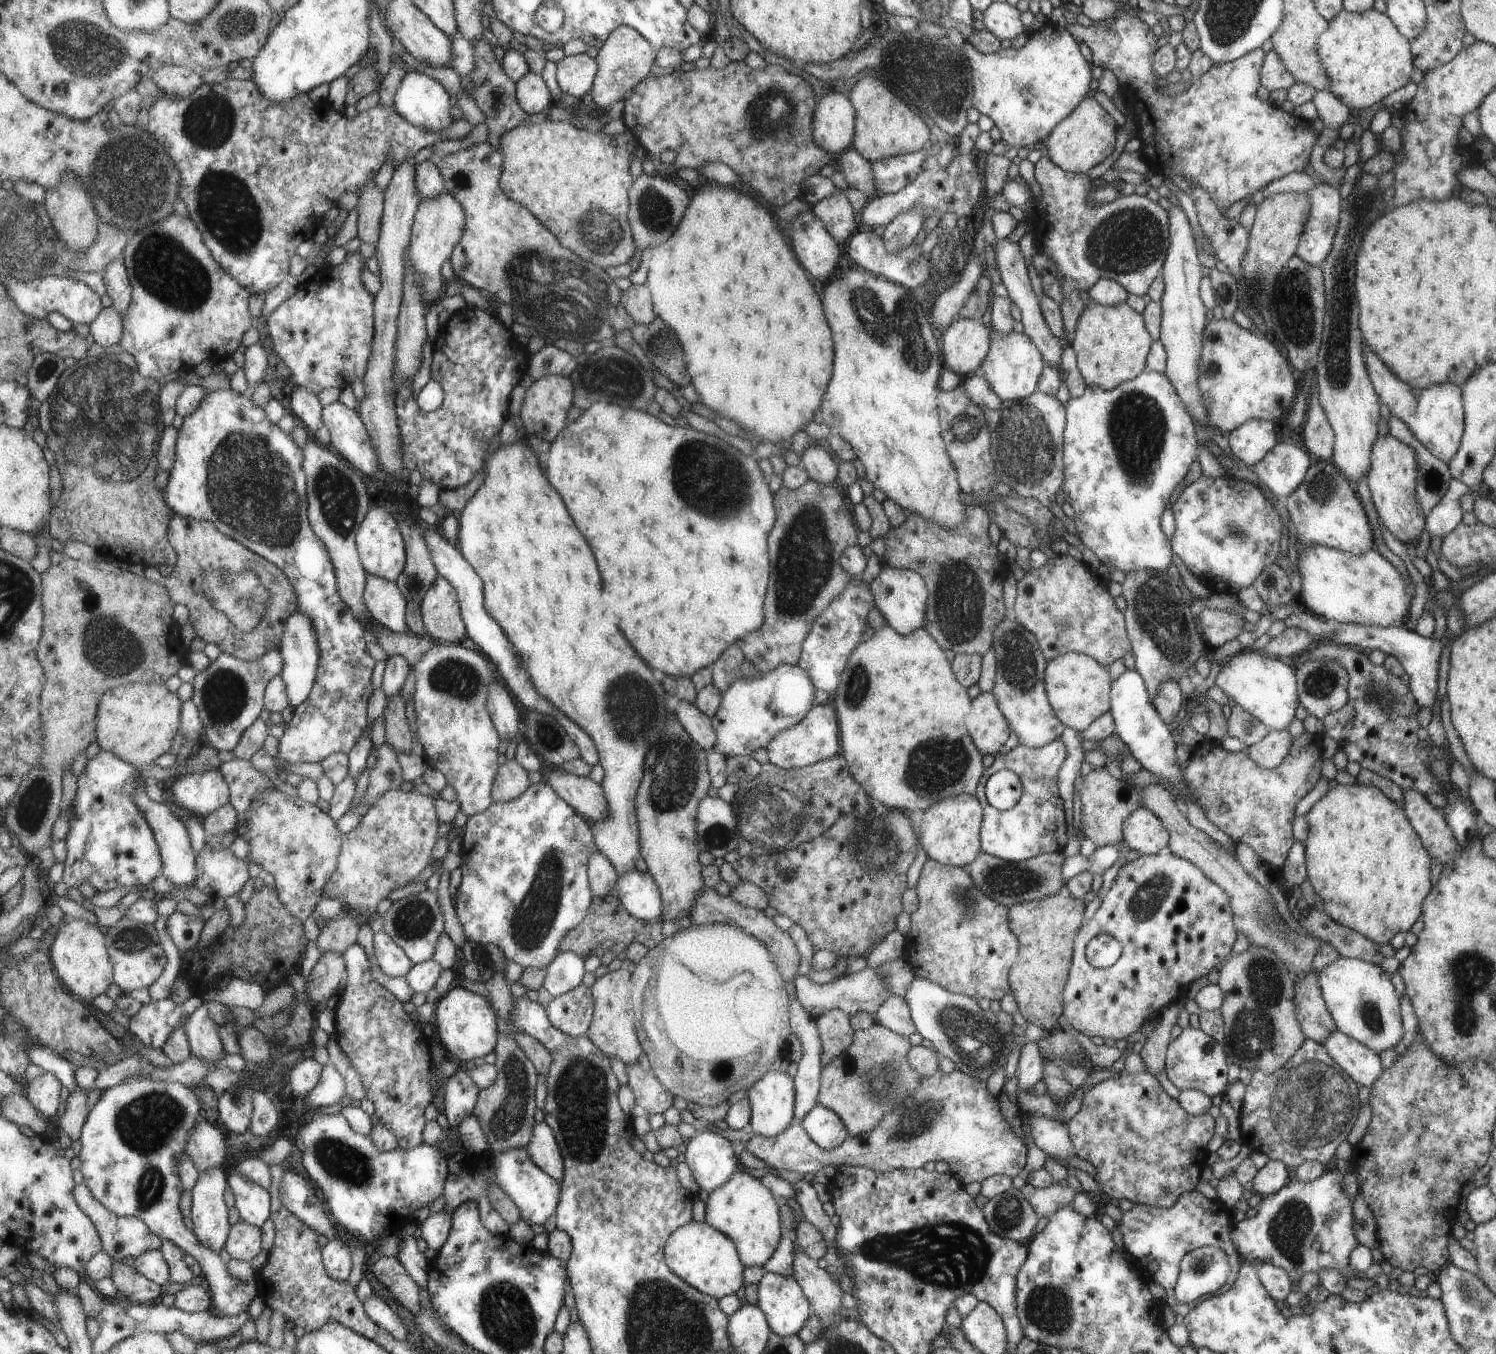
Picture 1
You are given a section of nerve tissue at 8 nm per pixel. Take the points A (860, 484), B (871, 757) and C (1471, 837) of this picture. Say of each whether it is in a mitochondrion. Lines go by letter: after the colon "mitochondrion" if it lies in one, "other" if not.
A: other
B: other
C: other

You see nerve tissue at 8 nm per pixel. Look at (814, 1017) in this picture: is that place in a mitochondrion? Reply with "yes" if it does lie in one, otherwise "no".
no

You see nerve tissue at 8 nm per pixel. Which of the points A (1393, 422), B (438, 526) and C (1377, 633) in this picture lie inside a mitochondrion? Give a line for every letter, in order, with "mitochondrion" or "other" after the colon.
A: other
B: other
C: other

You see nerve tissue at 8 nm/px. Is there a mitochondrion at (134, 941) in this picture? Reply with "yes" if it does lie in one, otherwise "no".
yes

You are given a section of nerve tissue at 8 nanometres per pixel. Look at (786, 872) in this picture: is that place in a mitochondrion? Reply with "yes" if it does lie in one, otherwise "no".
yes

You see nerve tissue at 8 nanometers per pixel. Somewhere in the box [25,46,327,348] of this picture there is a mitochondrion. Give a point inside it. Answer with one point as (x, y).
(129, 180)

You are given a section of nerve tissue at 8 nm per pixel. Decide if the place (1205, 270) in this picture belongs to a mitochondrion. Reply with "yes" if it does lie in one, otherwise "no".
no

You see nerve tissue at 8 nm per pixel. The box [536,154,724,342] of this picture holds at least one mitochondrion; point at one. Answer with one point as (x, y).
(604, 236)

